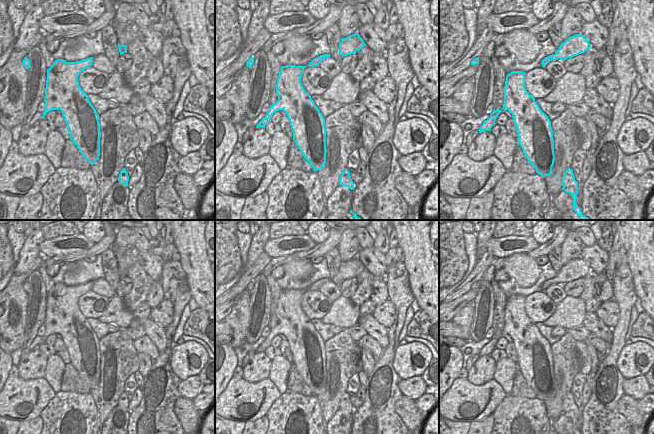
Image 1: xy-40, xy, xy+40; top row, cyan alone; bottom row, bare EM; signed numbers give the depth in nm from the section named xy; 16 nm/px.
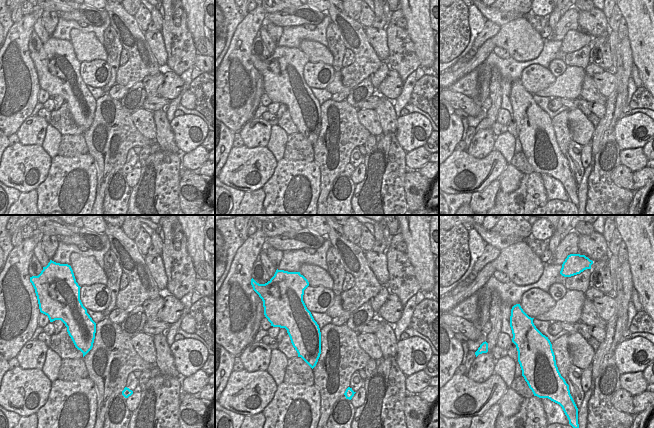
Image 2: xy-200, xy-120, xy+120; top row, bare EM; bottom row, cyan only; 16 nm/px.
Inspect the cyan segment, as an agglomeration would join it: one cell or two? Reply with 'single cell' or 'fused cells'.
single cell

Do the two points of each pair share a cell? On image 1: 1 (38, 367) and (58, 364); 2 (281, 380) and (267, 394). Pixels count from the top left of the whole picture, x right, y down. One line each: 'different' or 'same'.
1: different
2: different

